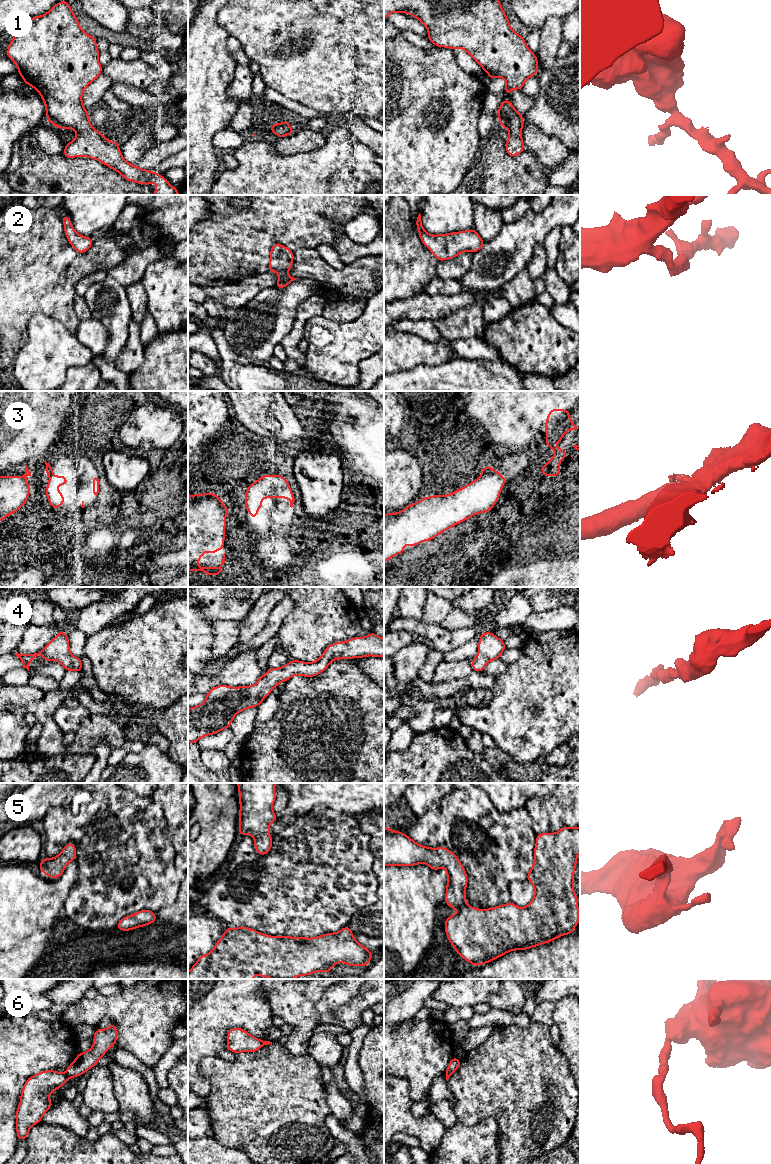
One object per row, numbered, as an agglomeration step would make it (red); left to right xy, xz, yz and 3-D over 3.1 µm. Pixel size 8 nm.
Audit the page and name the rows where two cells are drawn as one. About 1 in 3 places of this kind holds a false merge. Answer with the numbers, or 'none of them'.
3, 6

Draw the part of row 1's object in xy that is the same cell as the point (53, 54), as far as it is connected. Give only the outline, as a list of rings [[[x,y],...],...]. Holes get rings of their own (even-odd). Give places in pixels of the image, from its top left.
[[[61,1],[55,4],[46,14],[27,19],[17,27],[16,35],[8,46],[7,57],[10,58],[18,67],[18,72],[23,78],[25,84],[36,89],[42,97],[48,122],[54,124],[57,128],[73,129],[77,134],[76,138],[66,143],[64,155],[66,158],[89,157],[100,161],[104,165],[116,170],[128,181],[138,184],[150,185],[156,182],[154,195],[179,195],[176,188],[170,185],[163,176],[156,172],[141,169],[124,160],[119,144],[107,140],[101,132],[94,129],[89,121],[89,113],[82,103],[82,94],[84,89],[98,78],[102,71],[102,66],[98,61],[99,50],[96,46],[97,39],[86,34],[80,27],[74,12],[71,10],[67,1]]]

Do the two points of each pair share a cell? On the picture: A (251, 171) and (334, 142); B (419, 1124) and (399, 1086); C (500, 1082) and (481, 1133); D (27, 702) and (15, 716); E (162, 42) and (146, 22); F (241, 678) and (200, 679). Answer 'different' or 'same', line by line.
A: same
B: same
C: different
D: different
E: same
F: same

